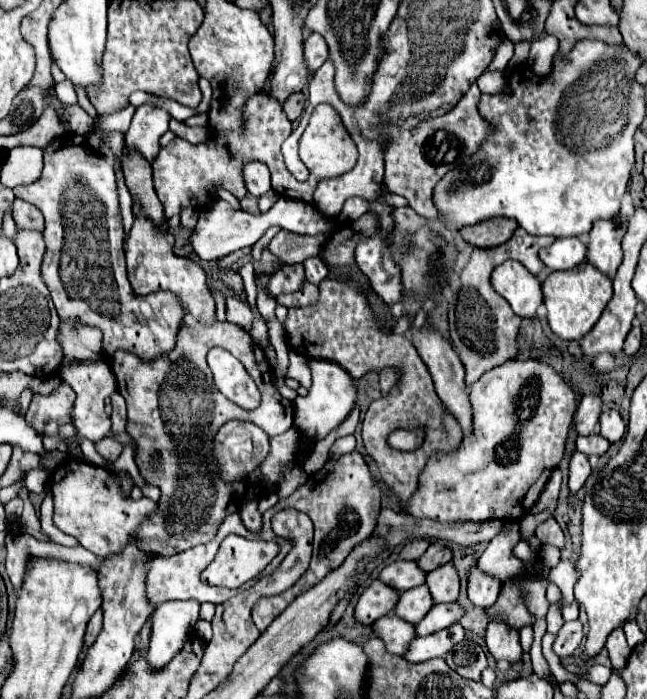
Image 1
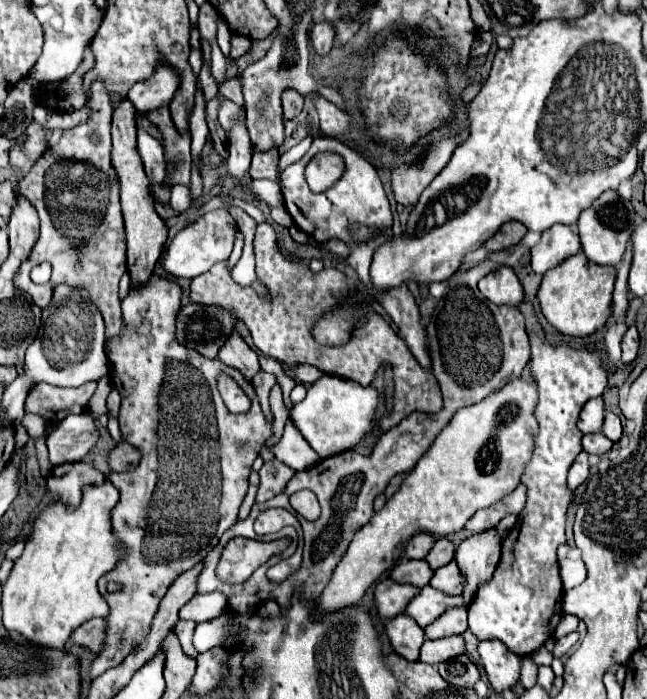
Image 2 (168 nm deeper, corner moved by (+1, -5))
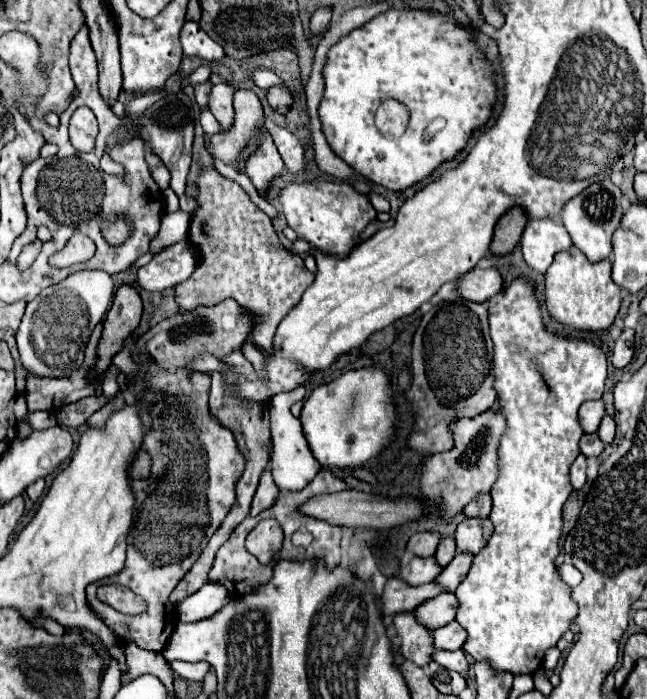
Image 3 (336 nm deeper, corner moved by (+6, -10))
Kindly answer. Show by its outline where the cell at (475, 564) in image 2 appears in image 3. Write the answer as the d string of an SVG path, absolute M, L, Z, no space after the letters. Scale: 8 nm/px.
M466 519L456 529L456 547L458 551L476 555L484 549L488 539L492 537L492 521L490 519Z

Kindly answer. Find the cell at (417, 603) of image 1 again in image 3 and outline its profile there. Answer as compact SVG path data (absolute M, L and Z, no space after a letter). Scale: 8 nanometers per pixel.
M444 591L444 593L440 593L440 595L428 599L428 603L418 605L412 613L414 613L414 617L416 617L424 627L428 627L428 629L432 631L432 629L436 629L436 627L444 627L444 625L448 625L450 621L454 621L454 617L456 617L456 607L458 607L456 595Z

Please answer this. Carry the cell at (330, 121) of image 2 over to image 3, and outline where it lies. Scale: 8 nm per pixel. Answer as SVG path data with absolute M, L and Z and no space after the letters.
M254 71L254 83L260 87L260 89L264 89L264 91L268 91L270 87L284 87L284 89L290 89L288 87L288 83L282 79L282 77L278 77L278 75L274 75L272 71Z

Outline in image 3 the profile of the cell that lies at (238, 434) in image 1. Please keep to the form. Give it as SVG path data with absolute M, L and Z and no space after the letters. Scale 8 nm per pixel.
M299 386L291 392L282 392L271 398L270 408L270 434L274 439L274 451L272 451L272 475L276 485L282 491L298 491L304 489L320 471L320 463L310 453L310 447L304 439L300 421L290 413L290 407L297 401L304 399L306 390Z

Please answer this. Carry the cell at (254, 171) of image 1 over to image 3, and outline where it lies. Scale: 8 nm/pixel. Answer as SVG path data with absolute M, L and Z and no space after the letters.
M218 83L212 87L210 93L210 109L214 113L214 117L218 119L222 131L230 131L232 123L234 123L234 107L232 107L232 99L234 99L234 87L232 83Z

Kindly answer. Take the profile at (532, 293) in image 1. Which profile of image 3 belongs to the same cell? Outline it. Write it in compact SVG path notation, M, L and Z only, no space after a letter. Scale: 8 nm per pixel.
M474 267L472 271L464 275L462 283L458 285L458 293L464 299L476 301L476 303L486 303L488 299L498 295L502 289L504 289L504 281L494 267L490 269Z

